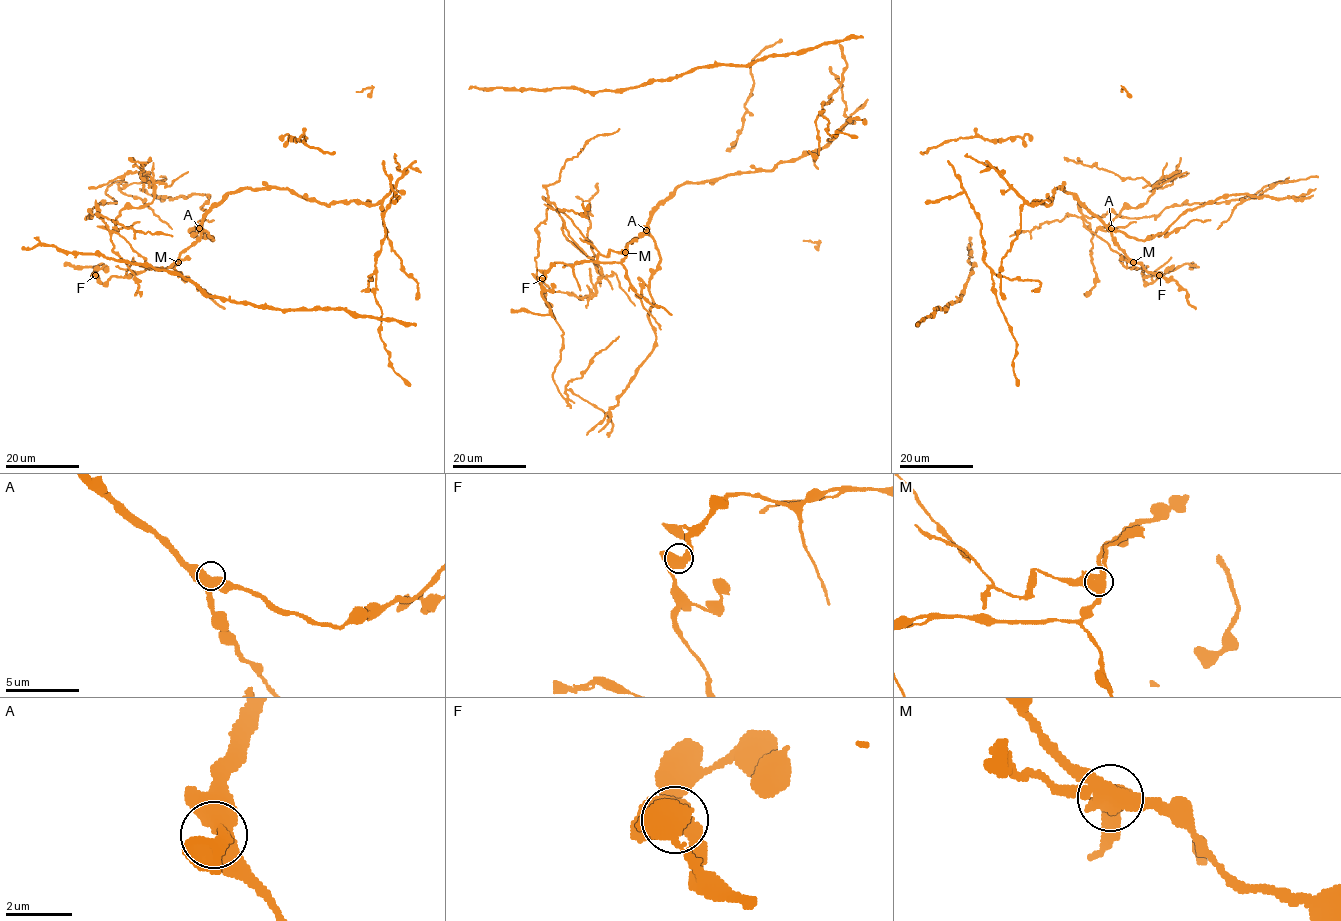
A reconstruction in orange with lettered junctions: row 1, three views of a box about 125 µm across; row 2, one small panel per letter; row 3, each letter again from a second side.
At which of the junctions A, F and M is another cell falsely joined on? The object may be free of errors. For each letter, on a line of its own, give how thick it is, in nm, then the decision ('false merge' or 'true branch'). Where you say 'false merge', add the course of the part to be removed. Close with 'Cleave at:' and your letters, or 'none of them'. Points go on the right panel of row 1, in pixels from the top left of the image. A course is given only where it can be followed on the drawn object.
A: 480 nm thick; true branch
F: 480 nm thick; true branch
M: 500 nm thick; false merge; foreign part runs (1134, 262), (1127, 267), (1085, 216), (1157, 216), (1280, 181), (1238, 203), (1217, 229)
Cleave at: M

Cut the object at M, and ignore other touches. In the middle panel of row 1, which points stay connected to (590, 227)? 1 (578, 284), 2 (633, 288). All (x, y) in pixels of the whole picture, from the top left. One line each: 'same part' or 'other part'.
1: other part
2: other part

